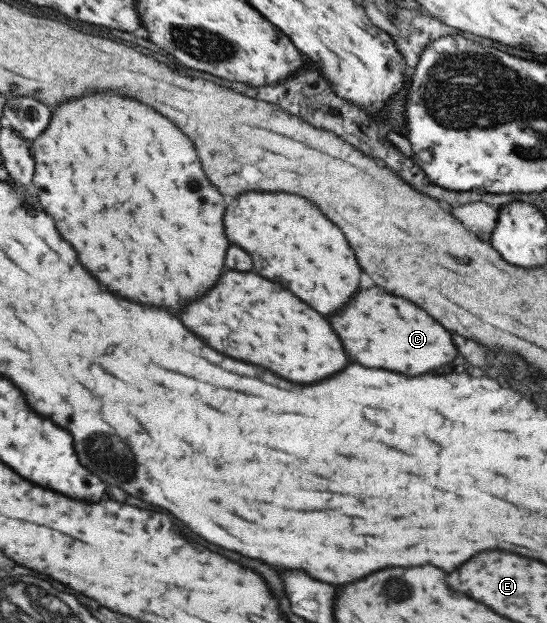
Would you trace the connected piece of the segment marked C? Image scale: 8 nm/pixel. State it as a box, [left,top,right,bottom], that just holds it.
[328,287,456,375]

